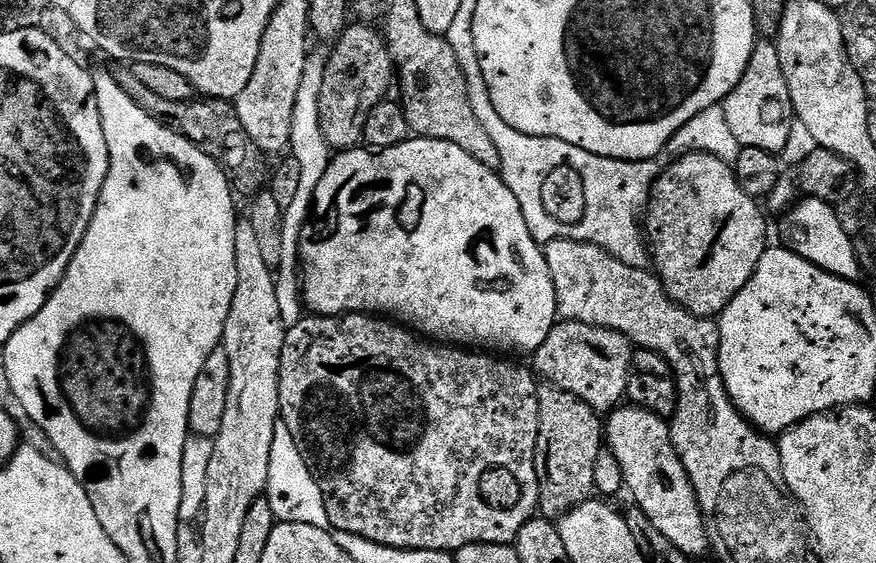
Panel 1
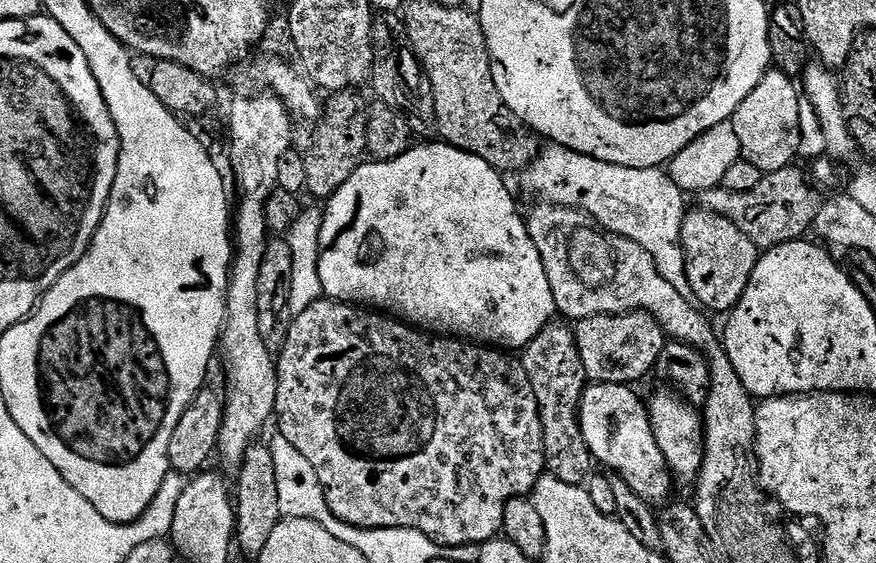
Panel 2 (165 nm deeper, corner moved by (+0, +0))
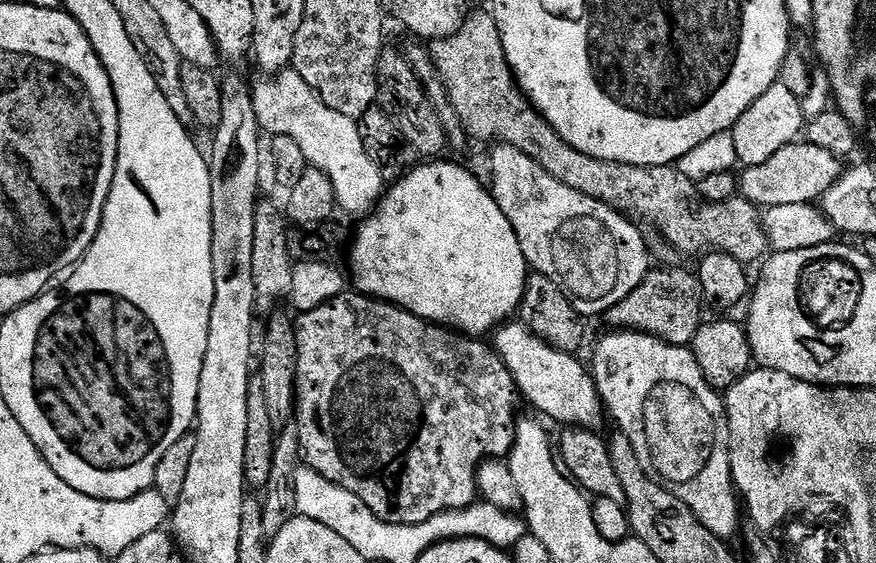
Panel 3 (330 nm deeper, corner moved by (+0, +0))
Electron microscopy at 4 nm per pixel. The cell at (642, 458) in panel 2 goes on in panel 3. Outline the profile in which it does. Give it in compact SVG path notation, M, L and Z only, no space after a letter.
M509 322L494 333L496 353L504 360L504 365L516 383L516 391L524 396L541 412L541 417L549 416L560 426L599 429L600 419L605 419L606 409L591 375L576 361L571 352L559 352L544 340L539 340L531 328L523 322Z

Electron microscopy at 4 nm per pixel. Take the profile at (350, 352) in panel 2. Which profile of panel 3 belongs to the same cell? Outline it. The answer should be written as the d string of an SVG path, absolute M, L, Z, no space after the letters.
M348 290L341 295L330 298L330 302L318 306L314 310L299 313L298 319L295 321L295 329L297 336L297 378L294 423L297 426L298 438L300 439L302 460L307 467L313 468L318 474L322 474L322 478L326 478L330 482L334 482L338 486L350 490L350 494L358 494L358 498L362 498L362 502L366 502L366 506L370 506L372 513L379 520L385 520L387 524L417 524L418 522L426 522L430 518L434 518L434 514L450 512L453 508L465 508L477 503L476 472L486 460L507 457L508 453L512 451L512 443L516 441L516 426L518 423L518 415L516 416L516 400L518 401L516 383L510 374L510 370L504 365L504 360L496 353L495 347L491 343L485 342L480 338L473 338L453 332L438 324L432 324L428 320L423 320L414 314L410 314L405 308L398 308L396 305L383 300L374 300L371 296L362 296L355 290Z

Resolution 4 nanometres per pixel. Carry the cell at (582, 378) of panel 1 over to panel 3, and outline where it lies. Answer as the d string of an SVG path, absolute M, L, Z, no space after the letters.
M660 266L649 270L646 278L622 302L610 306L606 313L608 328L644 332L647 336L656 336L662 342L679 348L691 345L694 334L700 328L702 315L702 297L700 295L700 277L695 271L687 272L681 266Z

